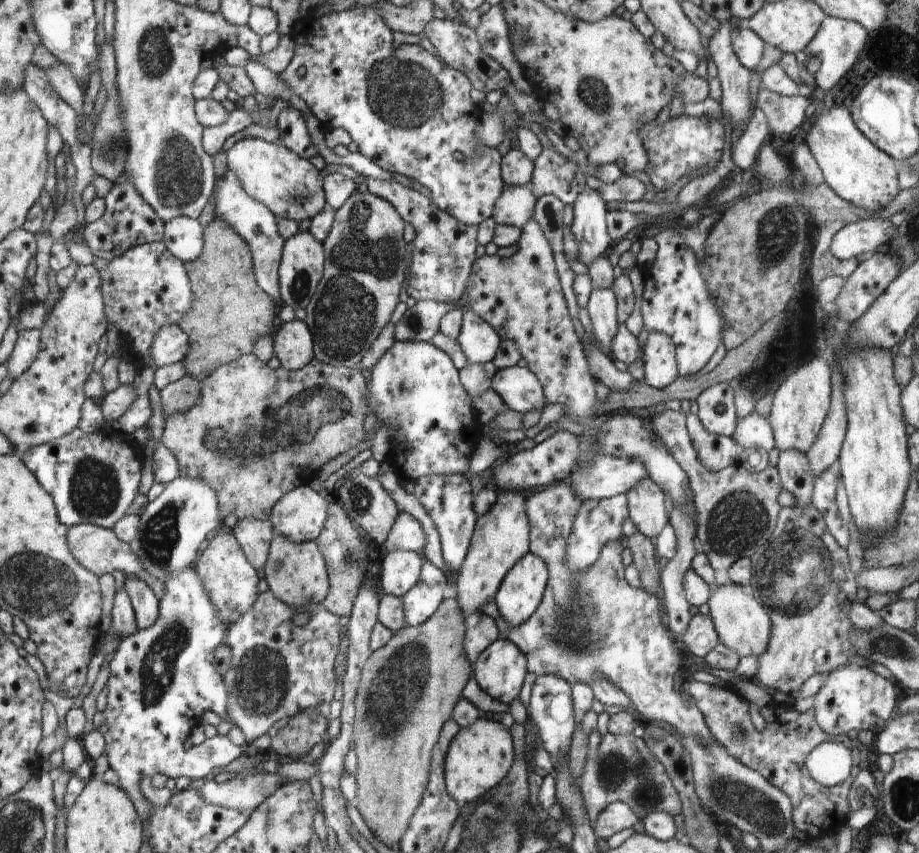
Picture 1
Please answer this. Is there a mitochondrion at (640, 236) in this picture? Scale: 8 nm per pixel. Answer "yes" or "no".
no

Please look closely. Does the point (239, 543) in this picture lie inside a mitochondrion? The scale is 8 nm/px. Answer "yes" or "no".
no

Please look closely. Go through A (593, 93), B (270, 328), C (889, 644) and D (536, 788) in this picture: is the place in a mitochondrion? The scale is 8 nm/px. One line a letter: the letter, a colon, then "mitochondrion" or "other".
A: mitochondrion
B: other
C: mitochondrion
D: other

